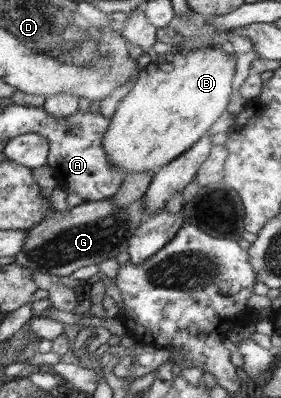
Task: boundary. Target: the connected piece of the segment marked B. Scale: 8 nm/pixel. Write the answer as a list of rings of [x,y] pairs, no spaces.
[[[228,45],[218,48],[201,47],[184,54],[157,56],[146,70],[137,76],[134,87],[120,100],[112,117],[112,124],[103,144],[108,159],[114,167],[120,167],[124,174],[156,172],[174,158],[196,144],[212,125],[222,116],[232,96],[232,81],[237,56]]]

